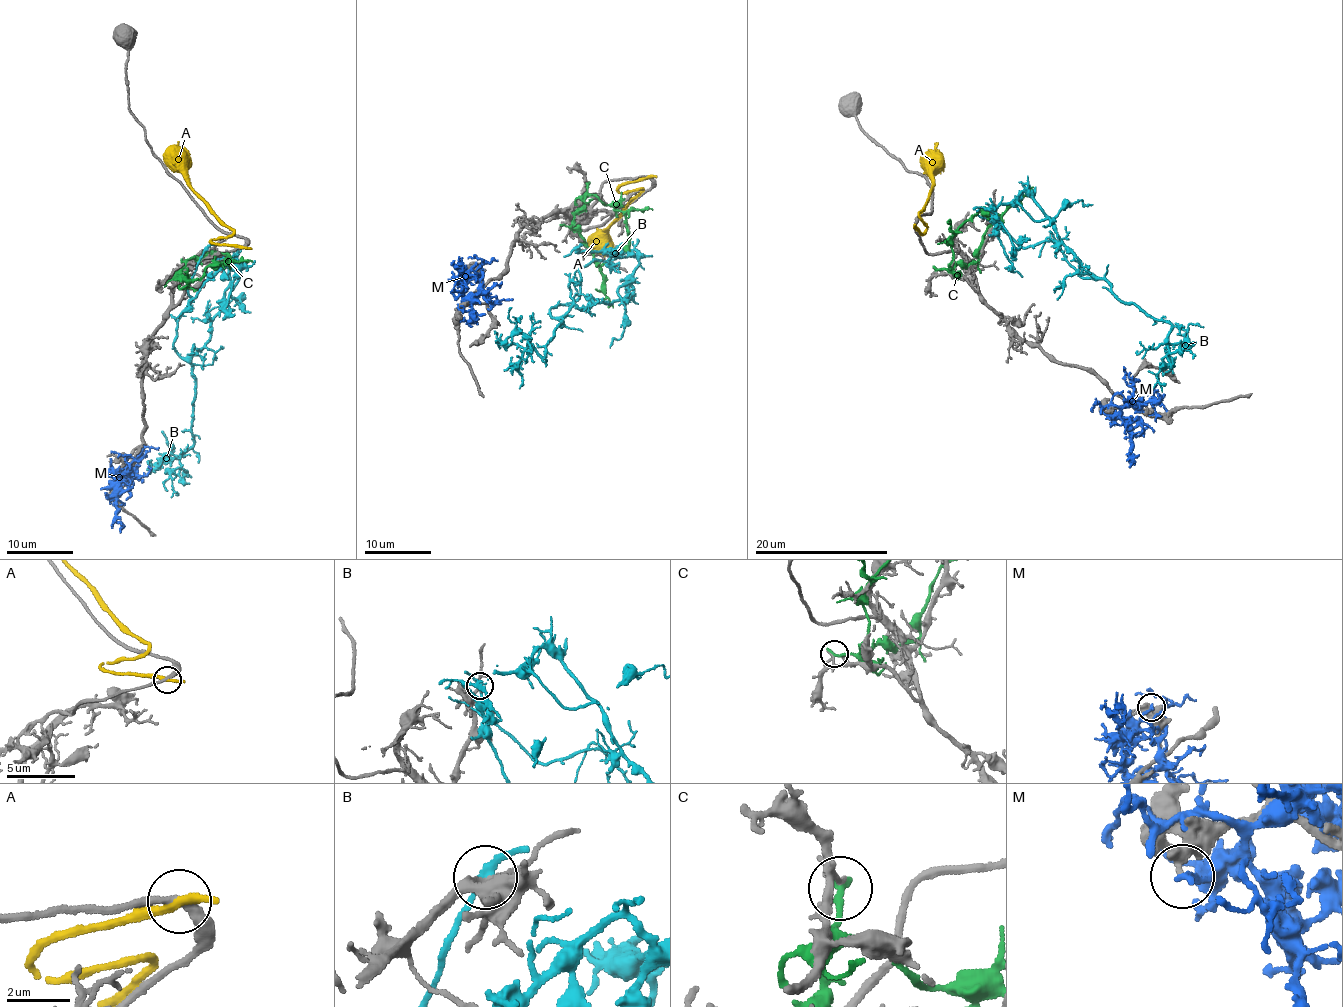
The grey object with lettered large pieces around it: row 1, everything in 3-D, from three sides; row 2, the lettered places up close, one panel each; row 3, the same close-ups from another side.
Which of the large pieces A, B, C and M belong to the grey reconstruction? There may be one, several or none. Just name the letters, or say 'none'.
none

